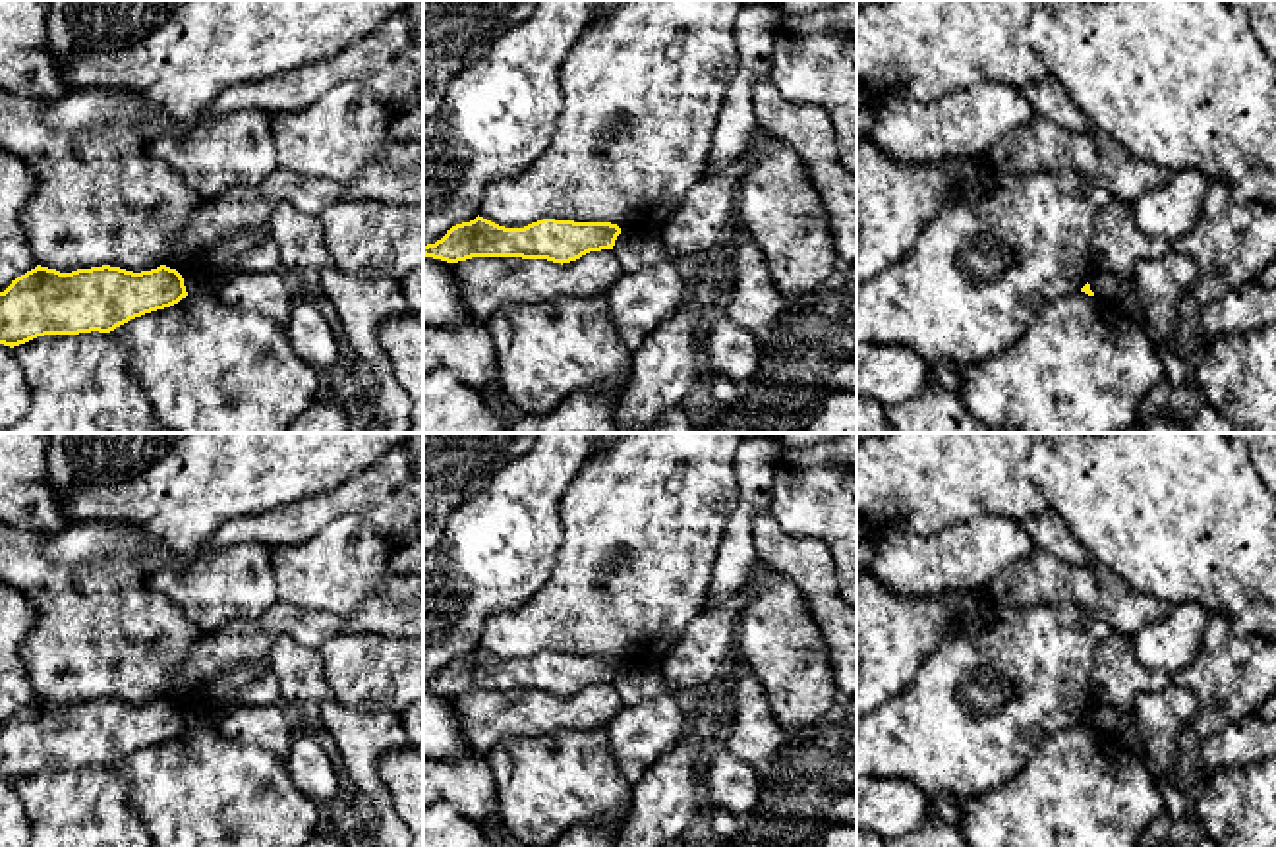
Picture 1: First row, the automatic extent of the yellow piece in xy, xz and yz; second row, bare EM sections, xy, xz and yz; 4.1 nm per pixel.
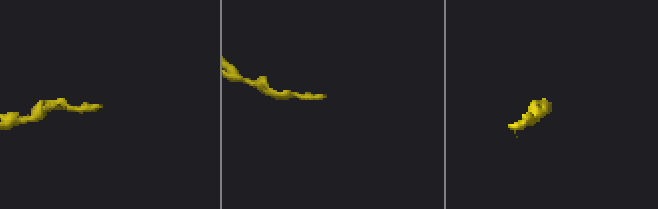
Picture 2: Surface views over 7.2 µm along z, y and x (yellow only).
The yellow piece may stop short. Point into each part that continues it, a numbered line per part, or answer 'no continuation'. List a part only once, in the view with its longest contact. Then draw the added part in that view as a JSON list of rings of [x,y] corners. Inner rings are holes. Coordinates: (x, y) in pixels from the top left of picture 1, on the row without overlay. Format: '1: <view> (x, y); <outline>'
no continuation

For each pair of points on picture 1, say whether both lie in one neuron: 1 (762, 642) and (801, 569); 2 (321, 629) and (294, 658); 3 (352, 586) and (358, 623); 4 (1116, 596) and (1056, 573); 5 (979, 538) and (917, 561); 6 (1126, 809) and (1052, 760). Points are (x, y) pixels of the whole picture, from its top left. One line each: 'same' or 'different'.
1: different
2: different
3: different
4: same
5: same
6: same

